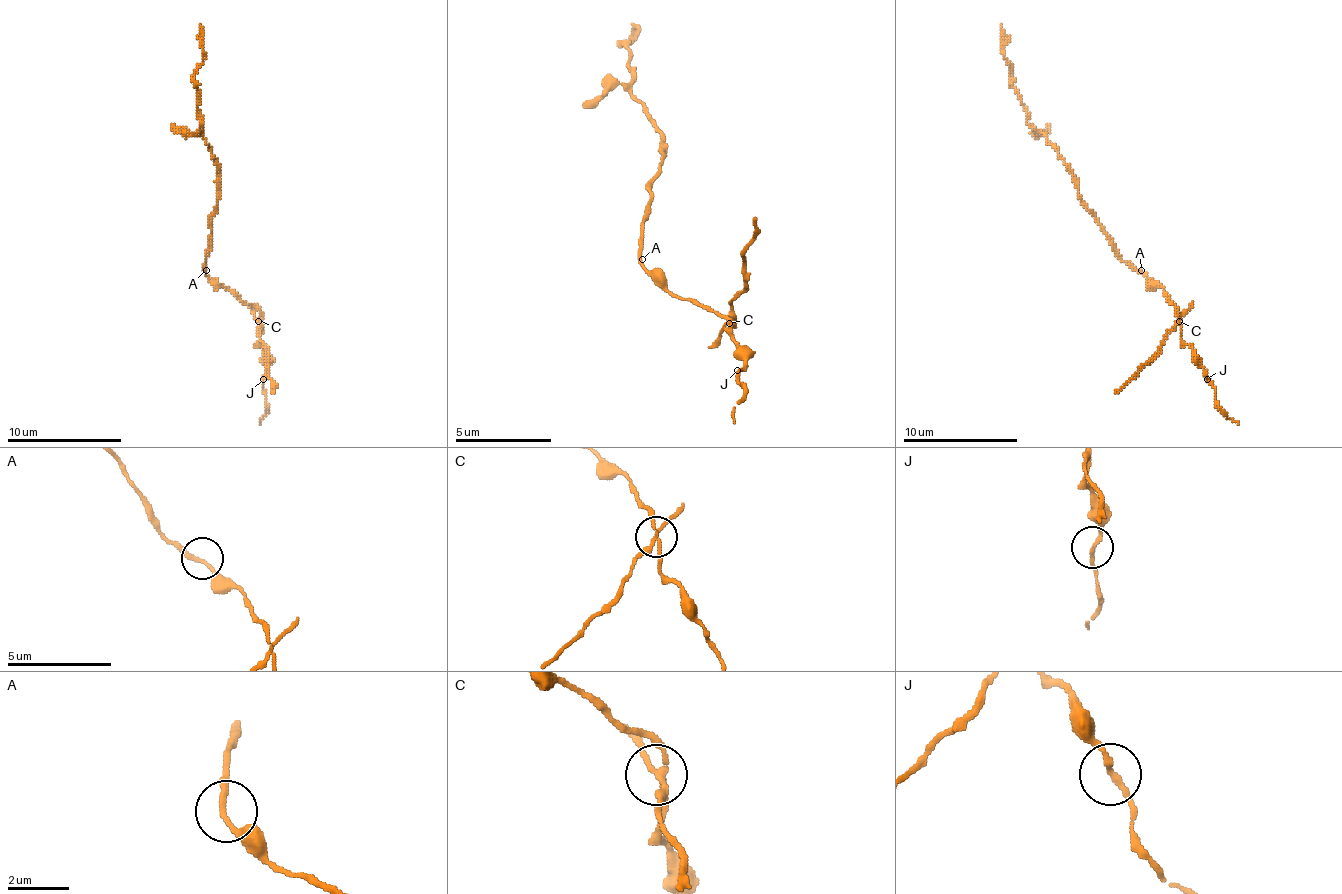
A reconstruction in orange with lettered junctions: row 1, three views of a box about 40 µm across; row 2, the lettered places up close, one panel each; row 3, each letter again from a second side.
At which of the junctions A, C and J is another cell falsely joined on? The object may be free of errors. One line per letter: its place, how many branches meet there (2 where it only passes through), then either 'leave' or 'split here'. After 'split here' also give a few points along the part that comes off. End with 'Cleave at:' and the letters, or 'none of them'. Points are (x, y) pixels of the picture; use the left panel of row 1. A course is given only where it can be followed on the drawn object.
A: (206, 270) | 2 | leave
C: (258, 321) | 4 | split here | (257, 321), (266, 350), (266, 376), (274, 393)
J: (263, 379) | 2 | leave
Cleave at: C

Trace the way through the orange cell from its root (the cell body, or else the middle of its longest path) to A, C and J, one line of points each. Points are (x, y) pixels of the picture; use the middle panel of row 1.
A: (646, 212), (646, 221), (642, 226), (642, 259)
C: (646, 212), (642, 226), (642, 264), (670, 293), (694, 298), (733, 322), (728, 322)
J: (646, 212), (642, 226), (642, 264), (670, 293), (694, 298), (733, 322), (733, 341), (742, 360), (737, 370)

